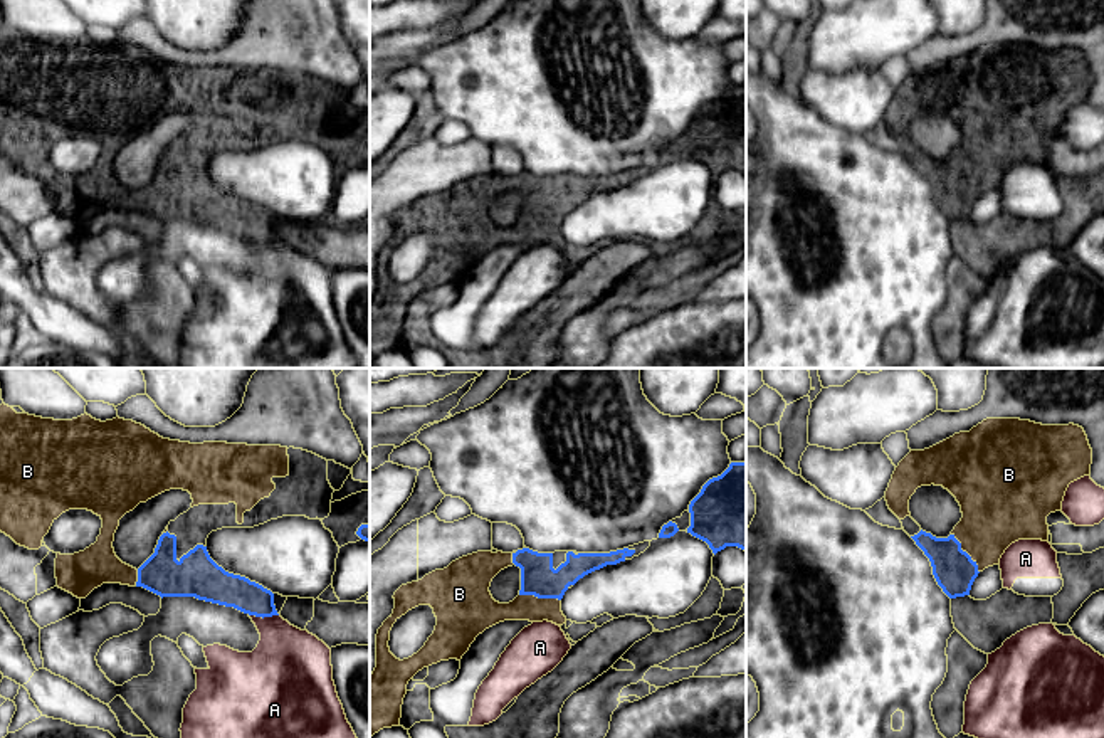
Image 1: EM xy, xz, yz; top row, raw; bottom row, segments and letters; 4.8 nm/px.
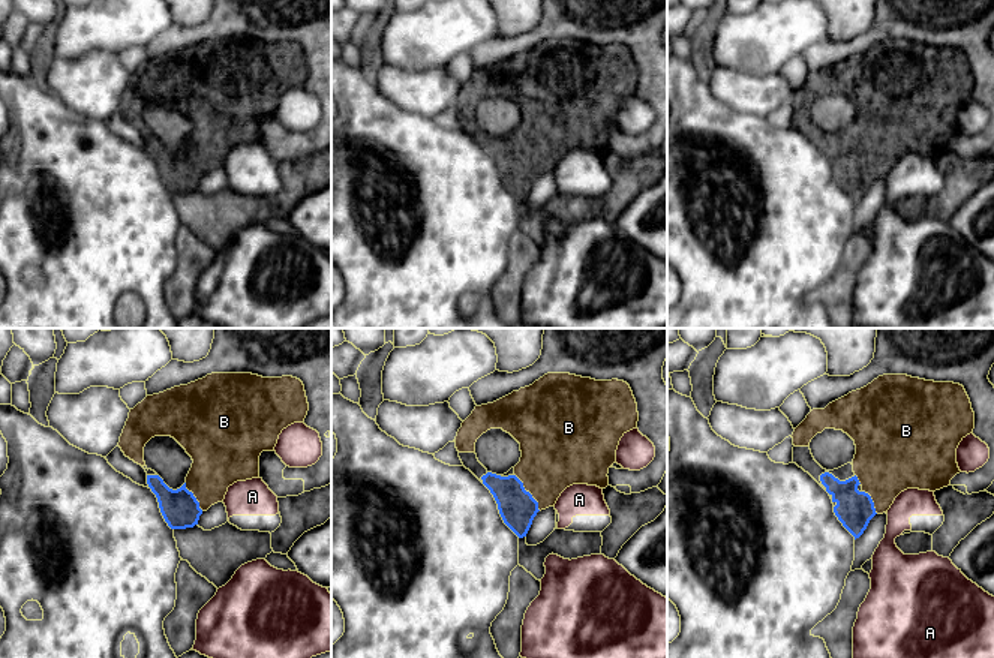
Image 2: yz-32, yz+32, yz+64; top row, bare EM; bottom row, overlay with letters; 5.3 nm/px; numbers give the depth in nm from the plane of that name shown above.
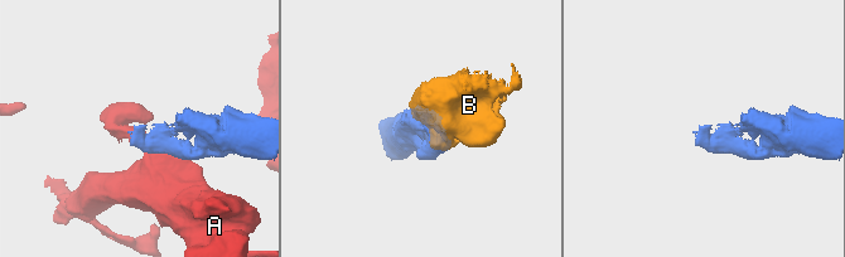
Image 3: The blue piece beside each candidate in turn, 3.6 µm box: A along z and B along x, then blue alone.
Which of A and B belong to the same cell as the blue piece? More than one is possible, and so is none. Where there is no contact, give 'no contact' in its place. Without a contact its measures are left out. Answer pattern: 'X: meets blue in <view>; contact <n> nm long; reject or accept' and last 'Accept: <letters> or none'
A: meets blue in xy; contact 140 nm long; reject
B: meets blue in yz; contact 240 nm long; accept
Accept: B

